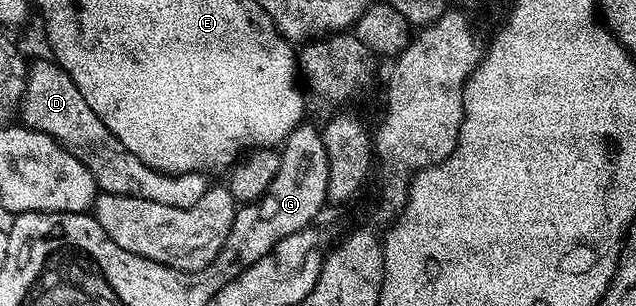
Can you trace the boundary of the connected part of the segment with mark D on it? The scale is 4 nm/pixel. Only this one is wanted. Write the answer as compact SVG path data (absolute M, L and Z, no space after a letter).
M49 58L46 59L38 59L35 63L31 62L28 67L28 74L25 77L25 91L20 100L21 122L25 126L52 137L64 149L68 149L68 153L75 155L86 166L88 173L92 173L99 188L107 195L131 195L148 201L157 201L160 205L172 205L172 209L192 209L192 205L196 205L196 201L200 201L200 197L204 197L204 193L208 190L208 182L206 183L207 176L203 172L184 171L177 175L169 175L144 165L144 161L140 161L140 157L136 157L136 153L129 151L110 132L108 125L104 125L104 121L100 121L100 117L96 117L96 113L92 113L92 109L88 109L88 101L84 101L84 97L80 97L80 89L76 89L72 77L68 77L68 73L63 67L59 67Z

